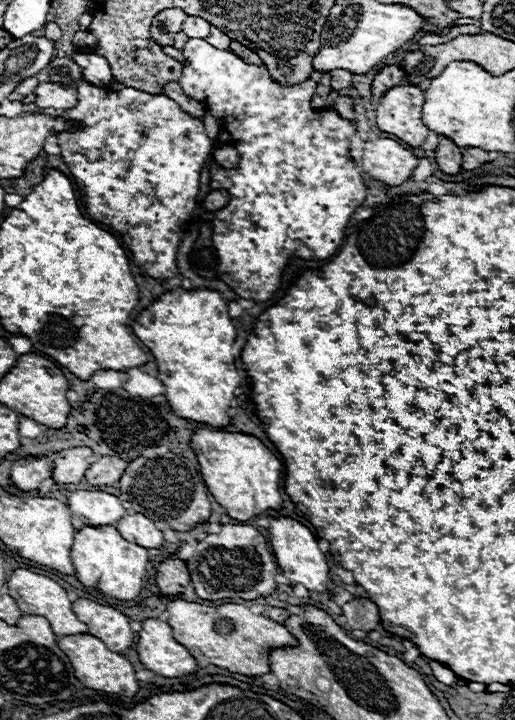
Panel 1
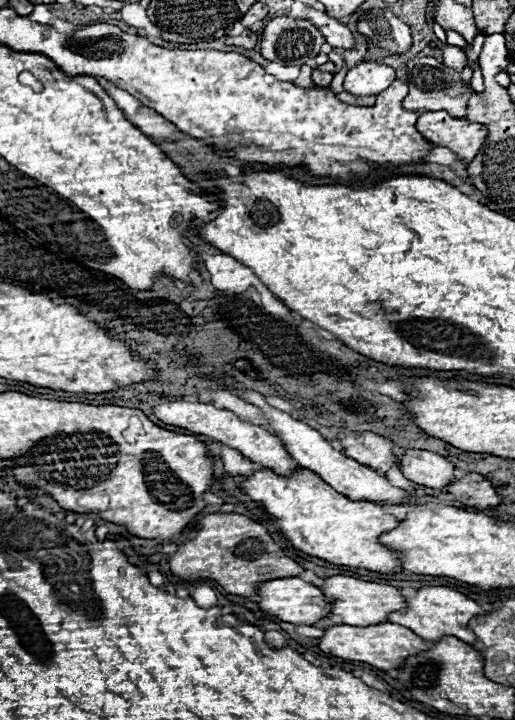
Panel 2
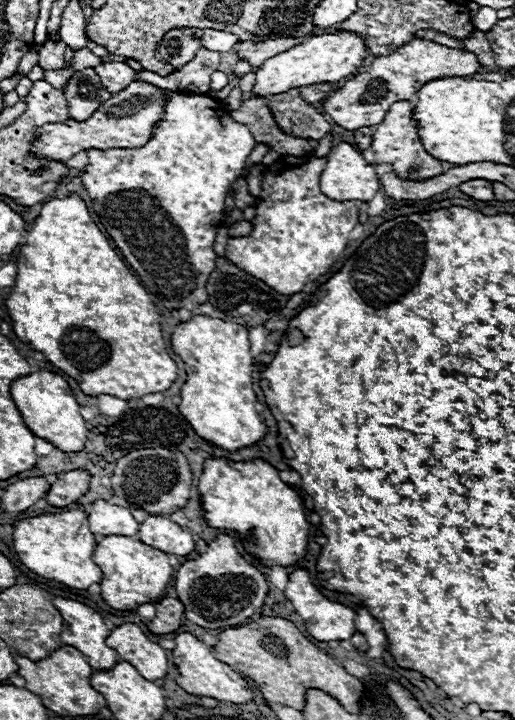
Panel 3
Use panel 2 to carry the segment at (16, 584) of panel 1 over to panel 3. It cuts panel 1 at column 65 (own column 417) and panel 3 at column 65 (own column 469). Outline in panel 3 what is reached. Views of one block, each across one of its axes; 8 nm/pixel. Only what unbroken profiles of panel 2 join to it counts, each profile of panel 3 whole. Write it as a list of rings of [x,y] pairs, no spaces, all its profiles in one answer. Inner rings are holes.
[[[52,596],[52,604],[68,624],[60,632],[62,644],[76,646],[94,670],[112,668],[118,654],[106,646],[106,636],[110,630],[102,622],[102,616],[90,606],[62,596]]]

